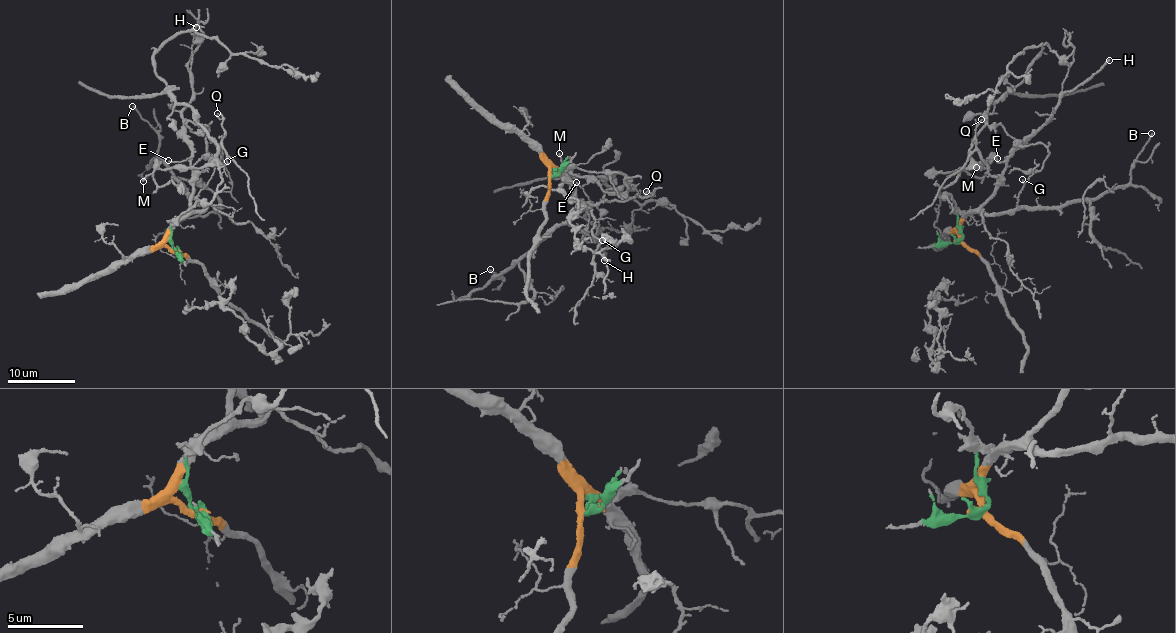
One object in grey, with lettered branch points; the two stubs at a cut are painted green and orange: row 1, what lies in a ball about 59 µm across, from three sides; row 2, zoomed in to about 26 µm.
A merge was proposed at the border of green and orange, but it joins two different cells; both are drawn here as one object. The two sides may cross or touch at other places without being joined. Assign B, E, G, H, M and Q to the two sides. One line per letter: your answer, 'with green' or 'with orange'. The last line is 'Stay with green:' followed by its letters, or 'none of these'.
B: with orange
E: with orange
G: with orange
H: with orange
M: with green
Q: with orange
Stay with green: M

